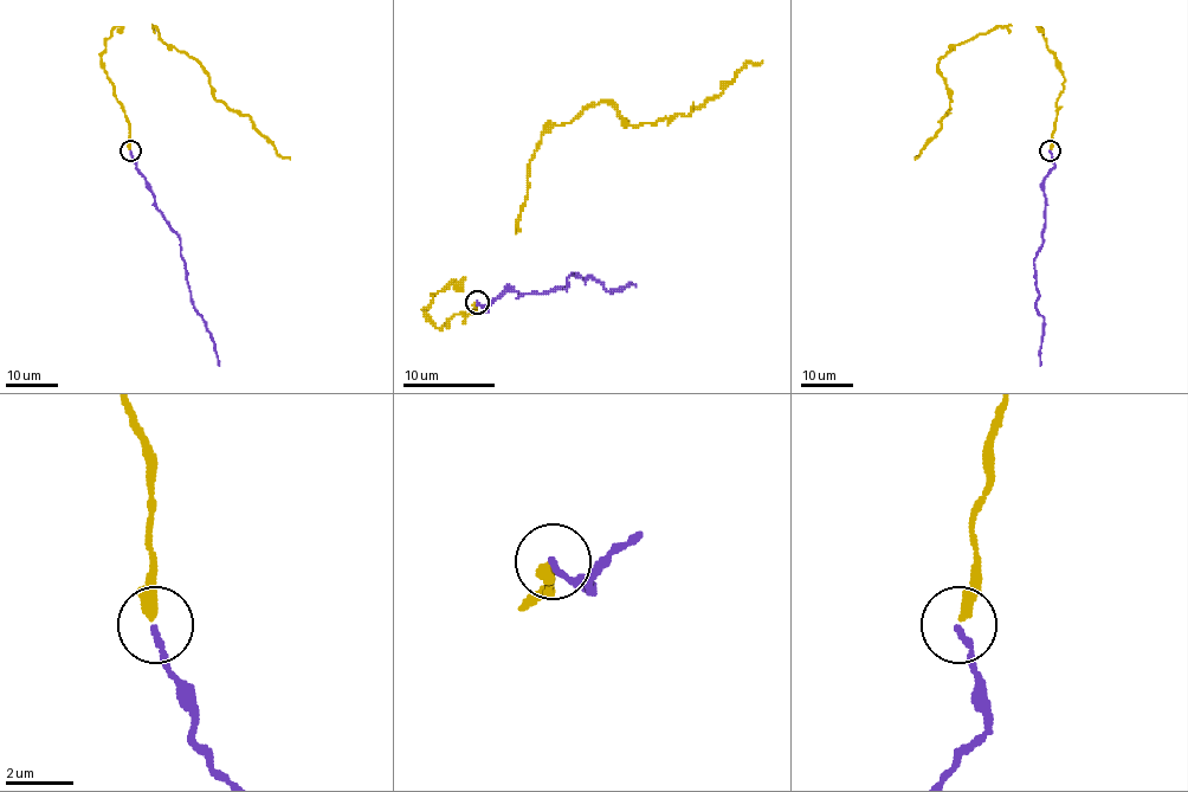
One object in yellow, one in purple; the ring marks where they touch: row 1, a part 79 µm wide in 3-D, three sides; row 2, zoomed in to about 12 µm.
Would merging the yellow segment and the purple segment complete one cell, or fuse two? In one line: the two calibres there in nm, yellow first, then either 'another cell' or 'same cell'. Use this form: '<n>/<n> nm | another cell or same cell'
360/160 nm | same cell

